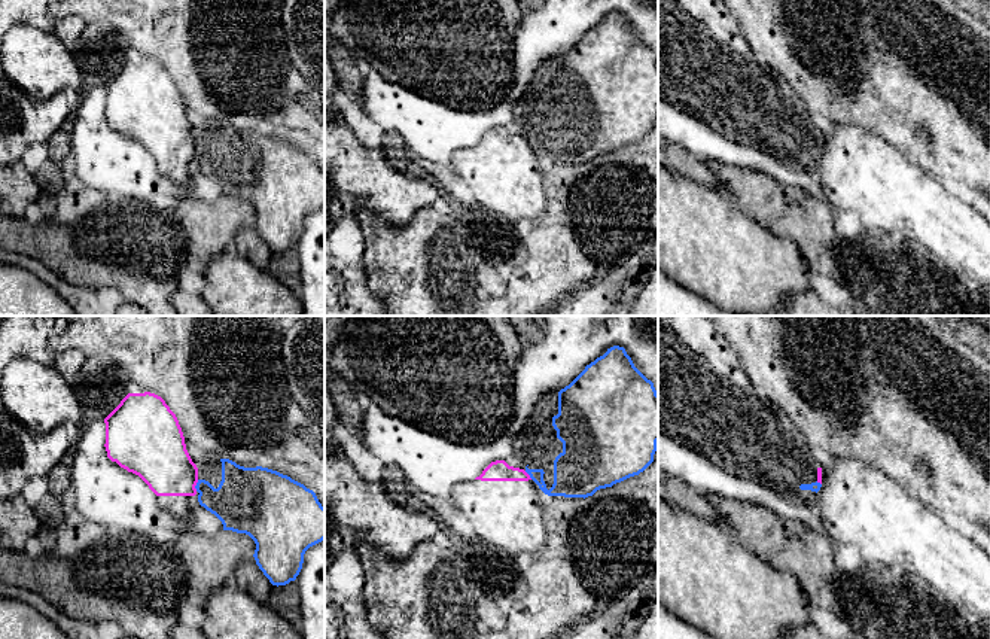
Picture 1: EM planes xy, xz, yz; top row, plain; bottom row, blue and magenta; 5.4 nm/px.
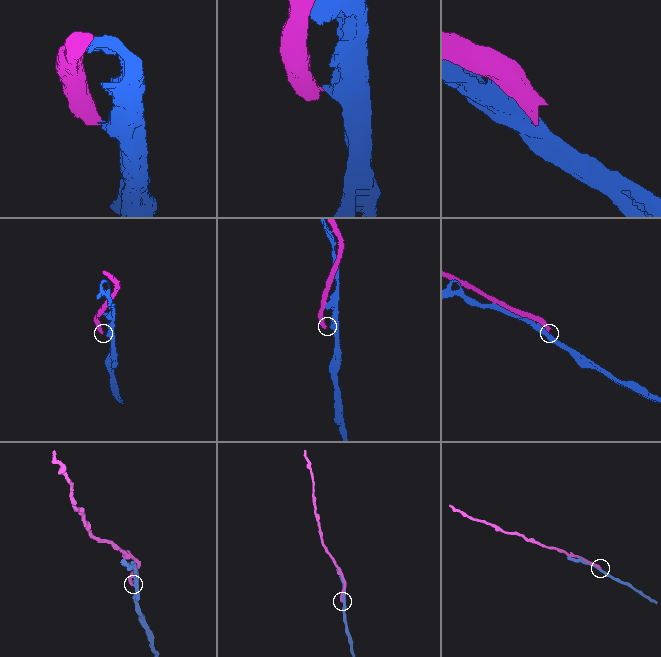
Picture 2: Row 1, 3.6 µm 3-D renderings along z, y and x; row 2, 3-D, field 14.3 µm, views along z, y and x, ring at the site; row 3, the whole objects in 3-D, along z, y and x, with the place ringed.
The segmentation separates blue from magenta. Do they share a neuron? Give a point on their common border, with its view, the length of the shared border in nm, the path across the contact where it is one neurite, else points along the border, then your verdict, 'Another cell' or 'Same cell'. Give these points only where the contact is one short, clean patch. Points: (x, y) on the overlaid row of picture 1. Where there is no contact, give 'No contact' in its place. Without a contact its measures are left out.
Touches blue at xy (195, 486). Shared border 70 nm. Boundary: xy (198, 480), (195, 490). Another cell

